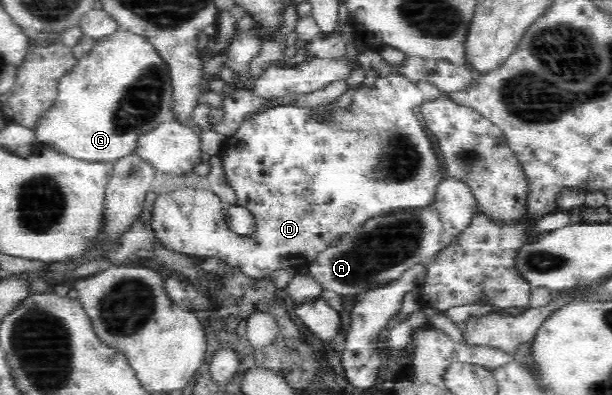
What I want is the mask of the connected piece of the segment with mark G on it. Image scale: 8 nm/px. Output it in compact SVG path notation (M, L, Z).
M119 30L118 33L110 35L104 39L97 40L96 45L92 48L92 51L85 55L82 59L77 61L77 65L70 71L63 74L58 79L57 94L55 100L37 117L35 121L33 132L34 139L38 146L42 149L55 151L60 155L72 159L78 159L87 163L113 163L117 159L131 154L138 149L138 143L141 141L144 135L149 134L150 131L161 126L162 123L168 123L172 121L173 117L170 113L172 101L172 86L170 83L170 74L168 74L168 66L158 57L158 54L154 51L154 48L147 42L146 38L138 37Z

